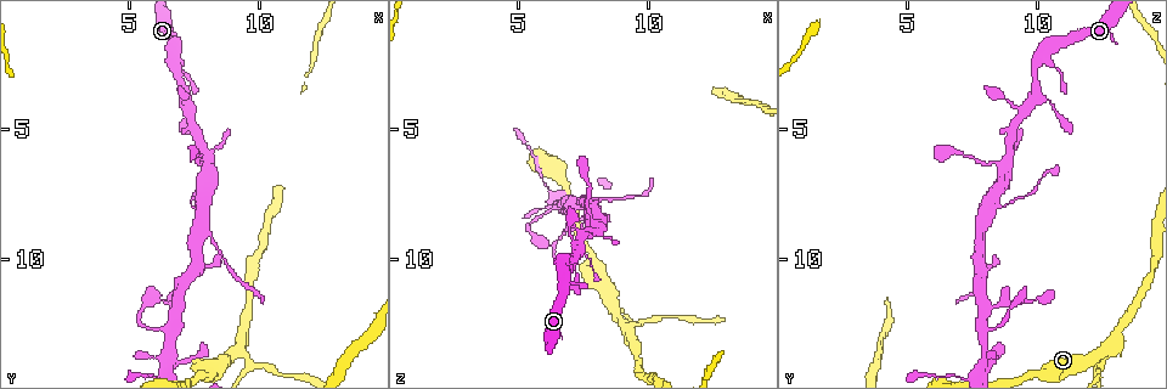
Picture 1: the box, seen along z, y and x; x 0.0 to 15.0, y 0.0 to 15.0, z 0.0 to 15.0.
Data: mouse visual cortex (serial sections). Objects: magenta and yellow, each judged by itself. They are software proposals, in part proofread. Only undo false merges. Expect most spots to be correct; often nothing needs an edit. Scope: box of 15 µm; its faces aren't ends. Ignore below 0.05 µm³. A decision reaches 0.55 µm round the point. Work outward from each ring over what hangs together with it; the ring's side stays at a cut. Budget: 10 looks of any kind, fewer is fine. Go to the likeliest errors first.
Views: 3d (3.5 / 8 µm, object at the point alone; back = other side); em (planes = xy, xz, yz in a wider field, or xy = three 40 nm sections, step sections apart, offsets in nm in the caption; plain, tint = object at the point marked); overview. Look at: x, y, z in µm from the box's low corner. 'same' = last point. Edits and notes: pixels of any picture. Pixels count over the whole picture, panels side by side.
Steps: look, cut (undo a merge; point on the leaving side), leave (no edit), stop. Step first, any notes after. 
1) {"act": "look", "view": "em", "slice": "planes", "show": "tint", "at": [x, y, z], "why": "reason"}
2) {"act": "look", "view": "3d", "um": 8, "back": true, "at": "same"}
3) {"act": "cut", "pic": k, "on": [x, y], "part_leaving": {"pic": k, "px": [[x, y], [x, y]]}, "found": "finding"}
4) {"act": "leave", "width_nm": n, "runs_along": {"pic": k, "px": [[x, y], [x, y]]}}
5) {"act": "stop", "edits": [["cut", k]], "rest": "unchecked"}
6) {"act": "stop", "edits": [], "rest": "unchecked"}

{"act": "look", "view": "3d", "um": 3.5, "at": [9.7, 14.1, 12.4], "why": "three-way junction"}

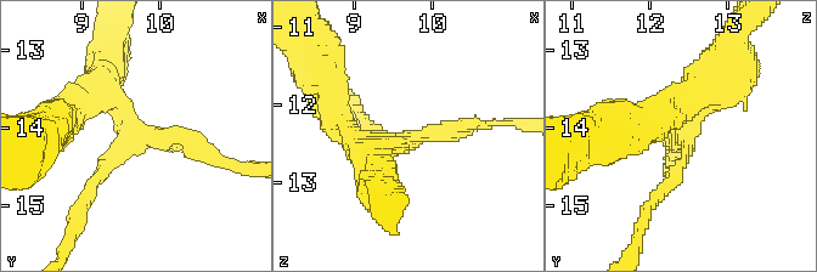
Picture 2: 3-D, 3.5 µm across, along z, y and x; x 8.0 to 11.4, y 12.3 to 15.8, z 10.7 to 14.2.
{"act": "look", "view": "em", "slice": "xy", "step": 5, "show": "plain", "at": [9.70, 14.10, 12.45], "arms": 3, "arm_widths_nm": [200, 200, 400]}

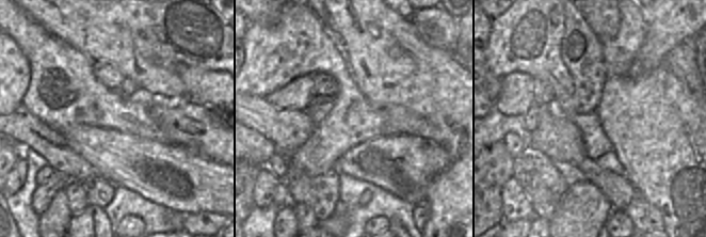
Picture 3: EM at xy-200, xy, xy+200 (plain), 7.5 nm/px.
{"act": "look", "view": "em", "slice": "xy", "step": 5, "show": "tint", "at": "same", "why": "with the object marked"}

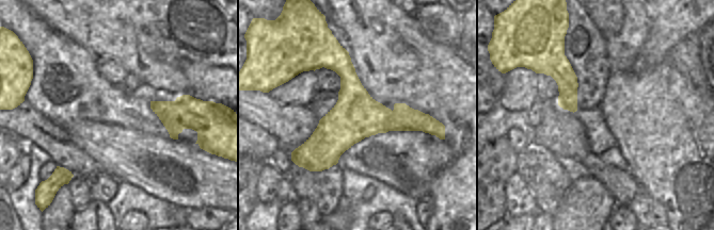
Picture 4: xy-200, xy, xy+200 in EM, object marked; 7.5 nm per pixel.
{"act": "leave", "width_nm": 360, "runs_along": {"pic": 4, "px": [[305, 67], [334, 63], [381, 119], [428, 122]]}, "found": "all the same cell"}

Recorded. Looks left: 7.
{"act": "look", "view": "3d", "um": 3.5, "at": [8.0, 6.4, 8.8], "why": "three arms meet"}

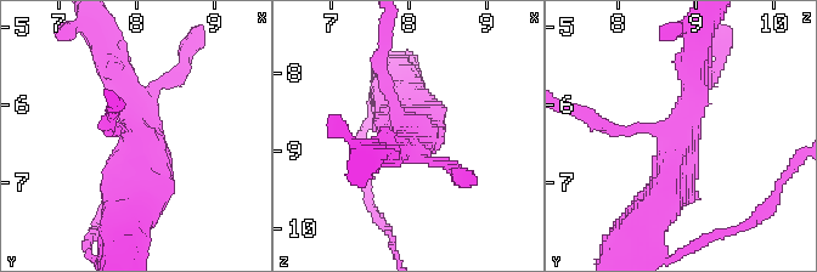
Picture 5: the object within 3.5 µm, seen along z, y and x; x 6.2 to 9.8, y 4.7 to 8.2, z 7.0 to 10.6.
{"act": "look", "view": "em", "slice": "planes", "show": "tint", "at": [7.95, 6.40, 8.70], "arms": 3, "arm_widths_nm": [150, 350, 500]}

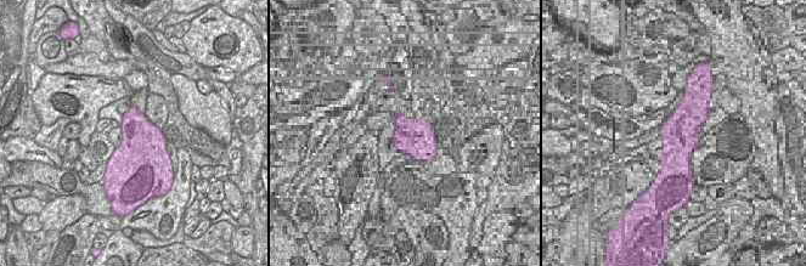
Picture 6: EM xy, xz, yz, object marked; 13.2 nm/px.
{"act": "leave", "runs_along": {"pic": 5, "px": [[694, 62], [672, 181], [657, 203]]}, "found": "continuous, no second cell"}

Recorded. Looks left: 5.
{"act": "look", "view": "3d", "um": 3.5, "at": [7.8, 8.9, 7.8], "why": "small branch off a trunk"}

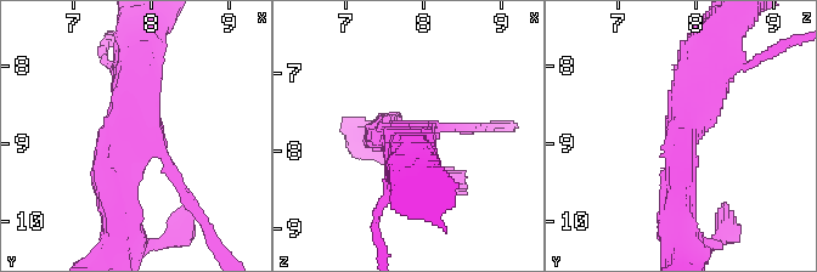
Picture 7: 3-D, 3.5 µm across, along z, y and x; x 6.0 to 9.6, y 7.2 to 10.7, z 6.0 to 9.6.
{"act": "look", "view": "em", "slice": "xy", "step": 2, "show": "plain", "at": [7.80, 8.90, 7.80], "arms": 3, "arm_widths_nm": [150, 400, 400], "why": "need the tissue"}

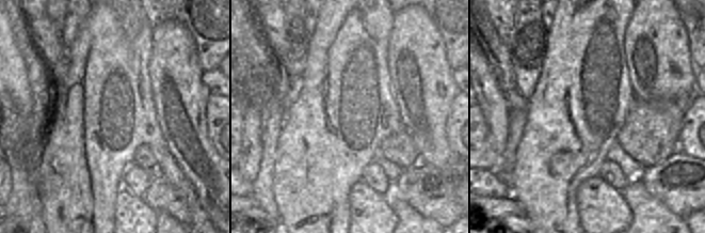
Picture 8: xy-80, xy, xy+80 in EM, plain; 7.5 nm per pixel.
{"act": "look", "view": "em", "slice": "xy", "step": 2, "show": "tint", "at": "same", "why": "where the object lies"}

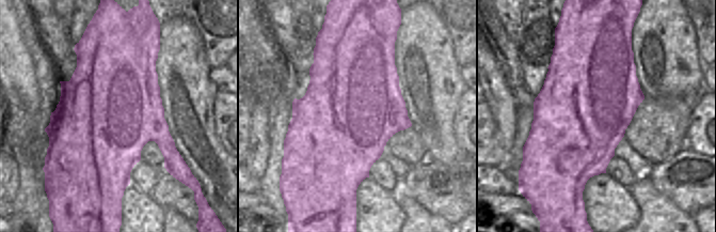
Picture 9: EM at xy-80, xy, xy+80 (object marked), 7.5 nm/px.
{"act": "leave", "runs_along": {"pic": 7, "px": [[144, 61], [120, 214]]}, "found": "one cell here"}

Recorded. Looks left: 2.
{"act": "stop", "edits": [], "rest": "unchecked"}

